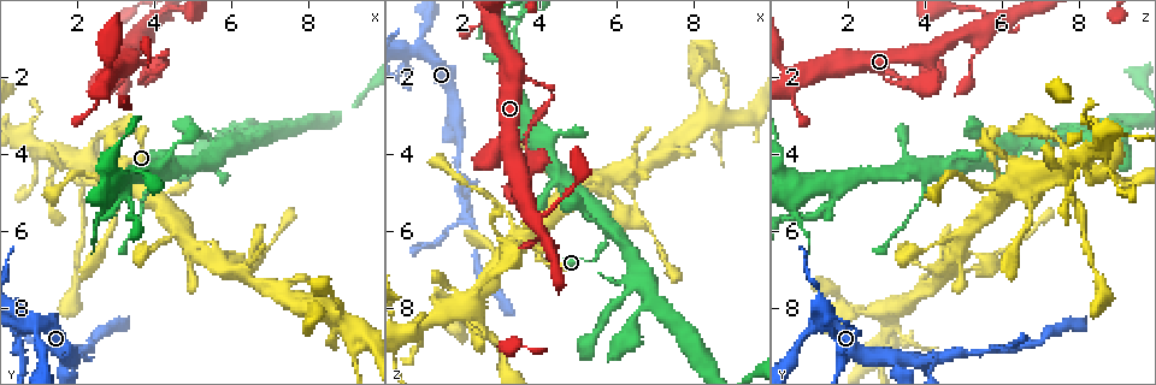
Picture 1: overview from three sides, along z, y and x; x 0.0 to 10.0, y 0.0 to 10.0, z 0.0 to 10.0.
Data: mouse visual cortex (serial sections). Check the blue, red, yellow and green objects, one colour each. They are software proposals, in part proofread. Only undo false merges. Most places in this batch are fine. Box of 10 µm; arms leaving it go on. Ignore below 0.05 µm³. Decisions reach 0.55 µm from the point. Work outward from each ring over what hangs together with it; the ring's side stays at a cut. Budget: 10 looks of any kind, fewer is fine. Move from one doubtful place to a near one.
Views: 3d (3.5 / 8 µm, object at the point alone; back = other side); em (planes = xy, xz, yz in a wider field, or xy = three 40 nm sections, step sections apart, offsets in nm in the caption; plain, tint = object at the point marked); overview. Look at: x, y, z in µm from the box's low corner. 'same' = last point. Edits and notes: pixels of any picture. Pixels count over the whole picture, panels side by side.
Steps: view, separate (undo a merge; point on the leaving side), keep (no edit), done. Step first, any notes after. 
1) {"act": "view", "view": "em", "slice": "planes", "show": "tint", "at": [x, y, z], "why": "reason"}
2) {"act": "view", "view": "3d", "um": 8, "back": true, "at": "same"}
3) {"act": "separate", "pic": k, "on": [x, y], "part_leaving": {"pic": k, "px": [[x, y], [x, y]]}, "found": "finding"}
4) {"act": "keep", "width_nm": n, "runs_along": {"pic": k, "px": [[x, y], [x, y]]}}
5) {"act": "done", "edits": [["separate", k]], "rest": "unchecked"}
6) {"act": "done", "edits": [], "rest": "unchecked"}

{"act": "view", "view": "3d", "um": 3.5, "at": [3.95, 5.05, 6.00], "why": "four-way junction"}

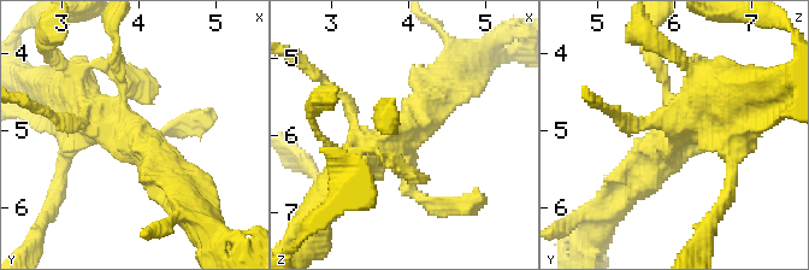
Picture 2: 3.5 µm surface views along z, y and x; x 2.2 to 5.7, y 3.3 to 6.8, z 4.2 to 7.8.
{"act": "keep", "found": "one cell here"}

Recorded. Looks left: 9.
{"act": "view", "view": "3d", "um": 8, "at": [5.85, 4.05, 6.15], "why": "a narrow waist"}

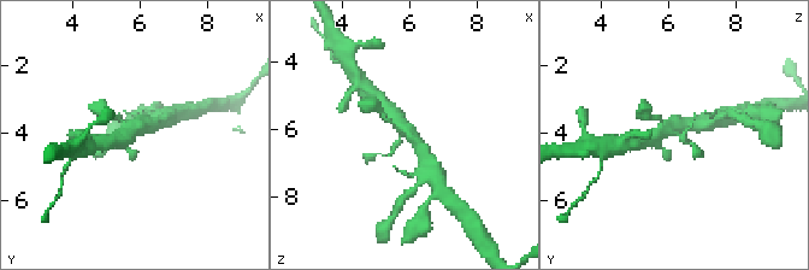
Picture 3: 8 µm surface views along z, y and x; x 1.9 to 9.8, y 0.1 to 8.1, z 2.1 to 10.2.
{"act": "view", "view": "em", "slice": "xy", "step": 1, "show": "tint", "at": "same"}

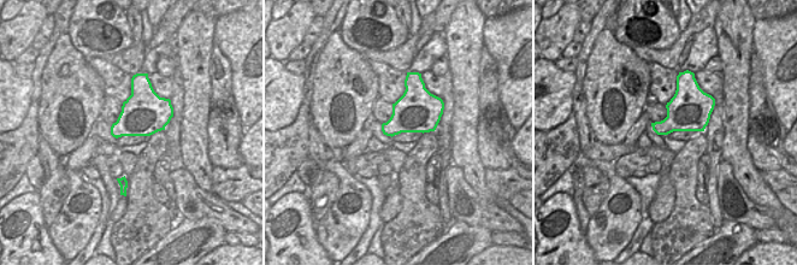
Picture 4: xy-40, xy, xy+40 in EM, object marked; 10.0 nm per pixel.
{"act": "keep", "runs_along": {"pic": 3, "px": [[694, 147], [675, 133], [645, 138]]}, "found": "one cell here"}

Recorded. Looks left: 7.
{"act": "view", "view": "3d", "um": 8, "at": [2.95, 4.90, 0.80], "why": "looks like a crossing"}

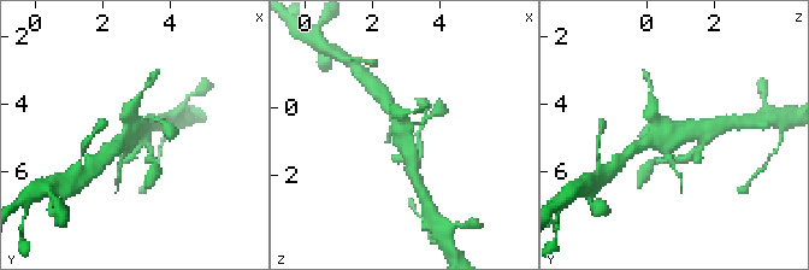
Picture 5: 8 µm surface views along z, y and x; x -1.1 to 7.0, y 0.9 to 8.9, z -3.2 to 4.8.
{"act": "view", "view": "em", "slice": "xy", "step": 3, "show": "tint", "at": "same"}

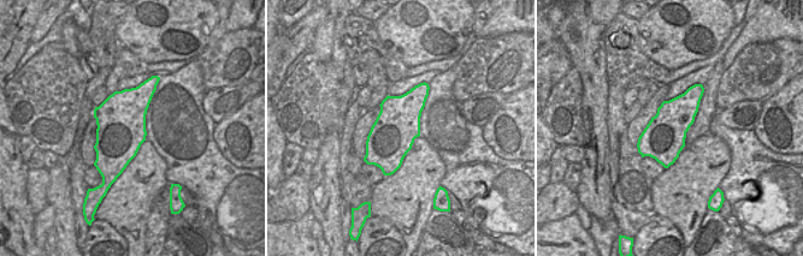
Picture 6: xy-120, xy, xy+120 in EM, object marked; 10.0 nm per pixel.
{"act": "keep", "width_nm": 460, "runs_along": {"pic": 5, "px": [[704, 129], [673, 134], [653, 107]]}, "found": "continuous, no second cell"}

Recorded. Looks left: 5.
{"act": "view", "view": "3d", "um": 8, "back": true, "at": [0.65, 8.25, 1.40], "why": "looks like a crossing"}

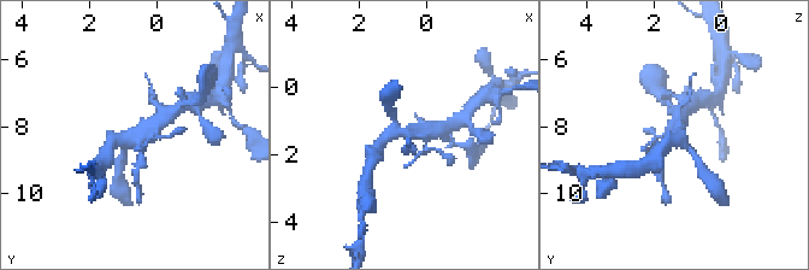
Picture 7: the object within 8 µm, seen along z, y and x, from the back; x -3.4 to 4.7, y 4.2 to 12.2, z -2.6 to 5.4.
{"act": "view", "view": "em", "slice": "planes", "show": "tint", "at": "same"}

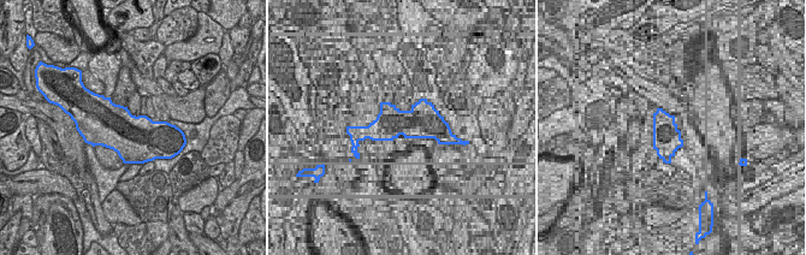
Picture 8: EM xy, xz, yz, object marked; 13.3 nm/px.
{"act": "keep", "width_nm": 650, "runs_along": {"pic": 7, "px": [[107, 148], [154, 123], [155, 111]]}, "found": "continuous, no second cell"}

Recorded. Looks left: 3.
{"act": "done", "edits": [], "rest": "unchecked"}

